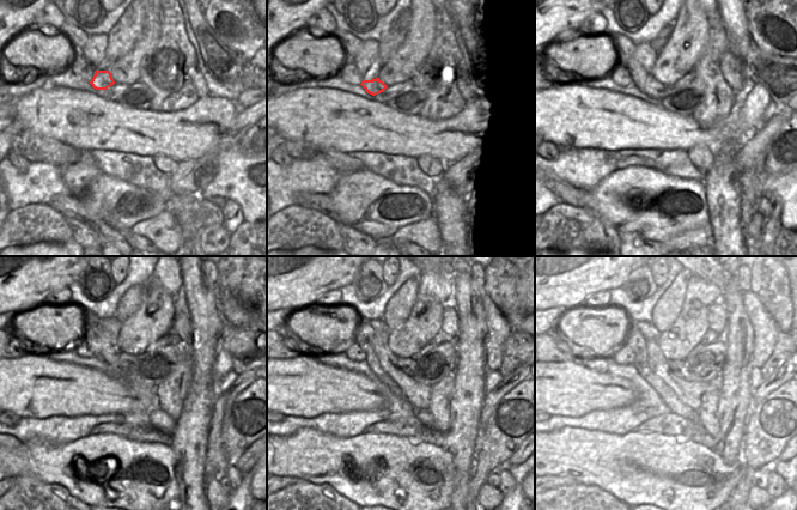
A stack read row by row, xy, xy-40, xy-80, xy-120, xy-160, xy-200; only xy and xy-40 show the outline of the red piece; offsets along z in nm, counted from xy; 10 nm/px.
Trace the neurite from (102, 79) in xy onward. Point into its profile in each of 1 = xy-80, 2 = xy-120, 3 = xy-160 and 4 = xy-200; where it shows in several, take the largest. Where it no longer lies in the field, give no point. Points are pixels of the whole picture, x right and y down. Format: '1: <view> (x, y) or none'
1: xy-80 (653, 89)
2: xy-120 (126, 359)
3: xy-160 (408, 365)
4: xy-200 (679, 368)

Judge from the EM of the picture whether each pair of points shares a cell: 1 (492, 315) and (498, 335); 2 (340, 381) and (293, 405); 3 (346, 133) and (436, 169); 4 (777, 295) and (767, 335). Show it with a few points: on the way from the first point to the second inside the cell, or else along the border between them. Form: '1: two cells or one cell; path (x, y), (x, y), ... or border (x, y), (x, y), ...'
1: one cell; path (496, 320), (498, 331)
2: one cell; path (328, 389), (309, 389), (305, 393)
3: two cells; border (417, 157), (431, 155), (442, 159), (445, 164)
4: two cells; border (755, 293), (780, 332)

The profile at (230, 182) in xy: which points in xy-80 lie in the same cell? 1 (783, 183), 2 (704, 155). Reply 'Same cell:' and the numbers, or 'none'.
Same cell: 1

